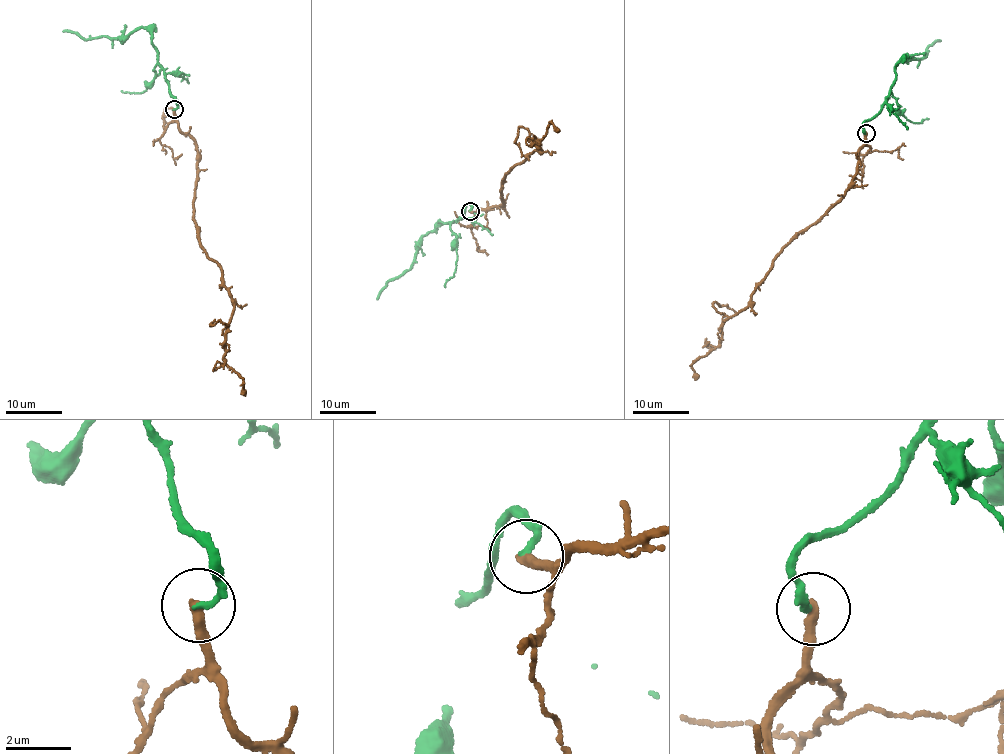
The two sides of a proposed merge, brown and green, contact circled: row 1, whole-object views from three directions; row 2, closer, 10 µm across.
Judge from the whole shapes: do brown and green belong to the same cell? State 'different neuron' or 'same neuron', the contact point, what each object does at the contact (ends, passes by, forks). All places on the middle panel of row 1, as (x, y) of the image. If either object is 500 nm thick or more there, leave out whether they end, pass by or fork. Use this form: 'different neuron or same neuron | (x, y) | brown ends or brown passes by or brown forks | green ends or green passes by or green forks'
different neuron | (470, 211) | brown ends | green ends

